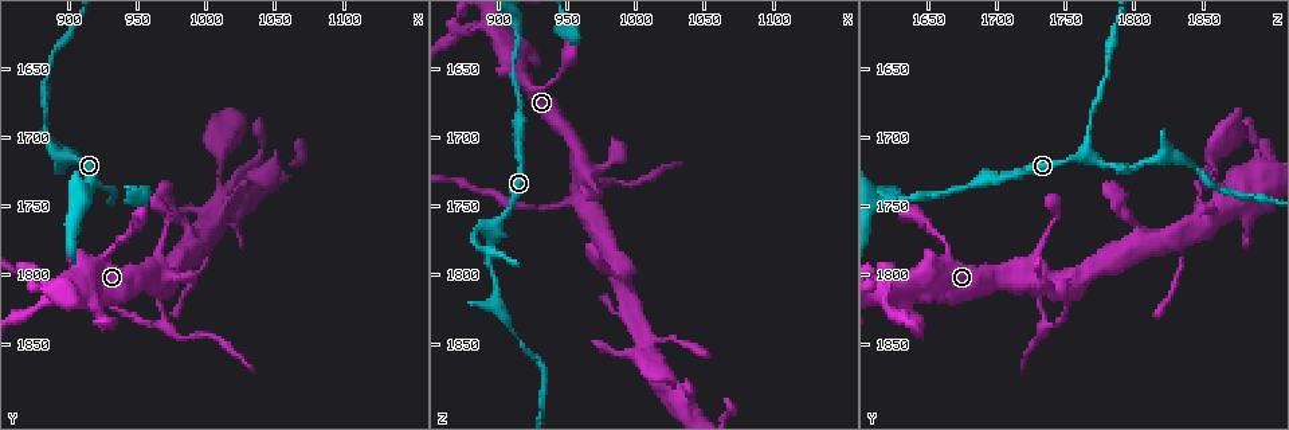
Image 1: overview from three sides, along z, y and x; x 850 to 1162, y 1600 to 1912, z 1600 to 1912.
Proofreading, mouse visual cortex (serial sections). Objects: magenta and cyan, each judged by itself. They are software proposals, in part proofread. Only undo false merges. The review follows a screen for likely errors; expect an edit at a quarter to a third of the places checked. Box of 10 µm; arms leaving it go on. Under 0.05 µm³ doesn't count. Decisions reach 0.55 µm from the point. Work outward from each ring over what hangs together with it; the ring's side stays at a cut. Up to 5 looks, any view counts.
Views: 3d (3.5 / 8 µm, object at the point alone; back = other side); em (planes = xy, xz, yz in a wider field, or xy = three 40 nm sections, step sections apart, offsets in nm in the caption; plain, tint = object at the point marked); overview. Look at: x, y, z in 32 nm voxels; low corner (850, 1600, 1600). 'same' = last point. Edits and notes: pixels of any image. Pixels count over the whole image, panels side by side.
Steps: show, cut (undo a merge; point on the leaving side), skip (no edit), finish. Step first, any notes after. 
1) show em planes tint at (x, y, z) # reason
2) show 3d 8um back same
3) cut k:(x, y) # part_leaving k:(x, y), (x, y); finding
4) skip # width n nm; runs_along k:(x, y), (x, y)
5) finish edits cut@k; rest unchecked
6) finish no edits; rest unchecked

show 3d 3.5um at (896, 1714, 1766)

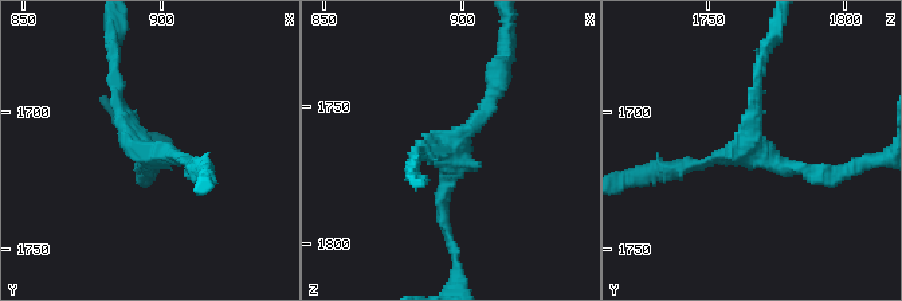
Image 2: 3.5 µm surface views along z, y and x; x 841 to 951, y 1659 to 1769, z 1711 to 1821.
show em planes tint at (896, 1716, 1766) # arms 3; arm_widths 150, 150, 150 nm

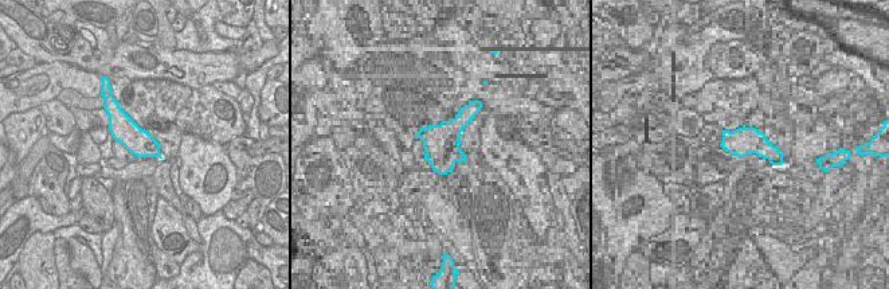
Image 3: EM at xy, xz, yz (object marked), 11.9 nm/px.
skip # runs_along 2:(495, 77), (450, 156), (446, 229); one cell here

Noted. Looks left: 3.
show 3d 3.5um back at (964, 1812, 1732) # four or more arms meet

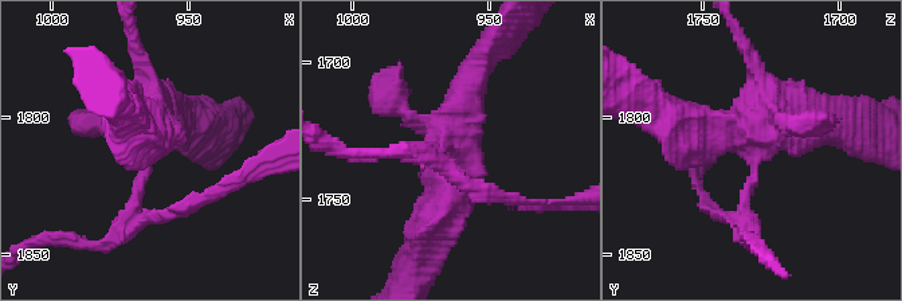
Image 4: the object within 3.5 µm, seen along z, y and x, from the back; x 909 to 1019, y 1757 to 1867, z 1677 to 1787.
show em xy step 2 tint at (966, 1815, 1731)

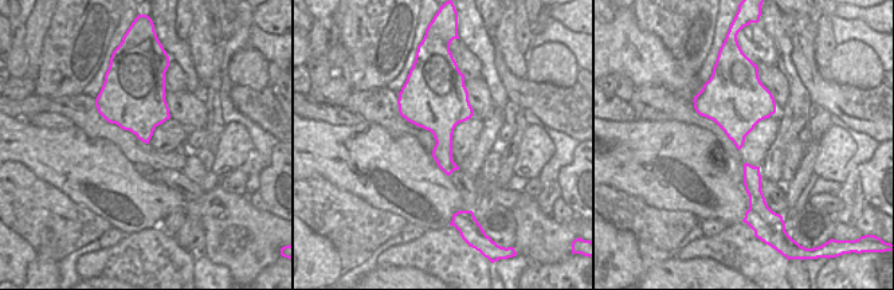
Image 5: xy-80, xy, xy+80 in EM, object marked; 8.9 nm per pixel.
show em xy step 3 tint same # another direction

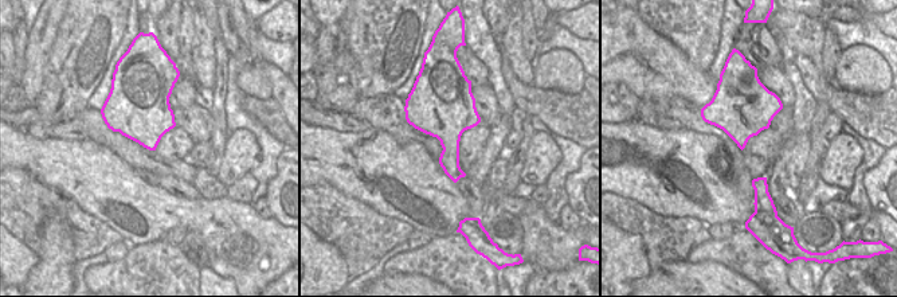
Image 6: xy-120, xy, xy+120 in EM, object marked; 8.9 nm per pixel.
cut 4:(157, 215) # part_leaving 4:(140, 184), (140, 217), (214, 192); a second cell is stuck on

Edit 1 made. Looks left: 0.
finish edits cut@4; rest unchecked

